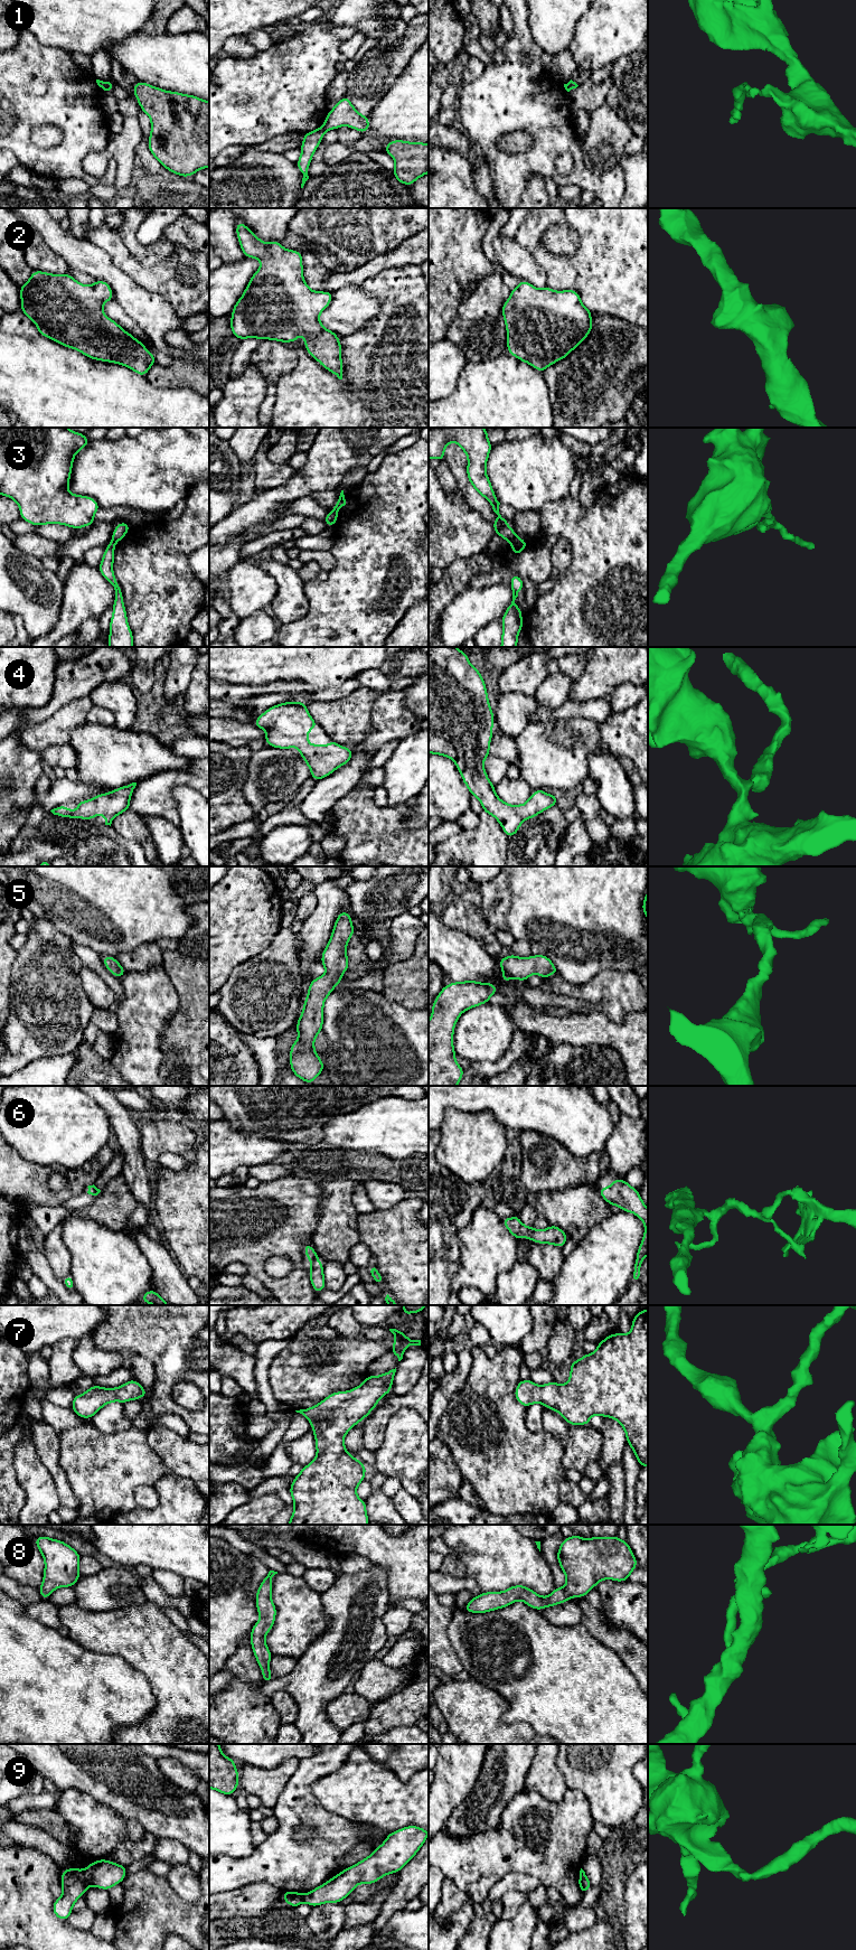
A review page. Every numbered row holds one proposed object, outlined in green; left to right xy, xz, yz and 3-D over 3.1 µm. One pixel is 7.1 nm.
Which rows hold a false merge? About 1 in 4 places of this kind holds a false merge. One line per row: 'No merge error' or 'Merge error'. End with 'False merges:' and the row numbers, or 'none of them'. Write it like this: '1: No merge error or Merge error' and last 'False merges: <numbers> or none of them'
1: Merge error
2: No merge error
3: Merge error
4: No merge error
5: No merge error
6: Merge error
7: No merge error
8: No merge error
9: Merge error
False merges: 1, 3, 6, 9

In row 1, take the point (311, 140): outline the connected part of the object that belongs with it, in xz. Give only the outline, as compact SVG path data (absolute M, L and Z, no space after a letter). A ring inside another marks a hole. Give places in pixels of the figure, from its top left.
M321 128L303 134L303 142L301 148L301 156L297 162L298 169L303 174L301 188L309 179L308 169L313 157L314 151L318 149L319 143L322 141L324 130Z

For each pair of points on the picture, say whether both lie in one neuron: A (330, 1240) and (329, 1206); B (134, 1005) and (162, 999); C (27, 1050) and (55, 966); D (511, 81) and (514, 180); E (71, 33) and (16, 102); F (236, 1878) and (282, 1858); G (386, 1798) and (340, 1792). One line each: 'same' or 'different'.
A: same
B: same
C: same
D: same
E: different
F: same
G: same

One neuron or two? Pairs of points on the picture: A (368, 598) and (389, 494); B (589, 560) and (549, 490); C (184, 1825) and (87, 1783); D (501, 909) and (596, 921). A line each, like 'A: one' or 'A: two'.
A: one
B: two
C: one
D: one

